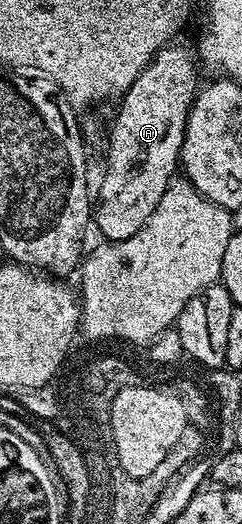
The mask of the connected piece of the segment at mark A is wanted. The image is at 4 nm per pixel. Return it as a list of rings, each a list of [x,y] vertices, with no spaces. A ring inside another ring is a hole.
[[[169,44],[164,49],[159,50],[152,62],[138,76],[138,80],[134,80],[134,84],[130,84],[130,88],[119,99],[120,107],[116,110],[116,119],[112,122],[112,131],[108,134],[108,167],[104,170],[104,179],[100,182],[100,198],[94,202],[94,226],[100,229],[100,238],[105,242],[121,242],[122,240],[130,240],[130,236],[134,236],[134,232],[138,232],[146,224],[146,220],[150,220],[150,216],[154,212],[154,208],[158,208],[158,200],[162,200],[162,196],[166,192],[166,188],[171,186],[178,174],[180,166],[180,149],[184,143],[184,129],[188,127],[188,113],[192,110],[192,104],[198,92],[196,86],[196,66],[198,67],[198,58],[195,53],[192,54],[184,46],[176,46],[177,44]]]

